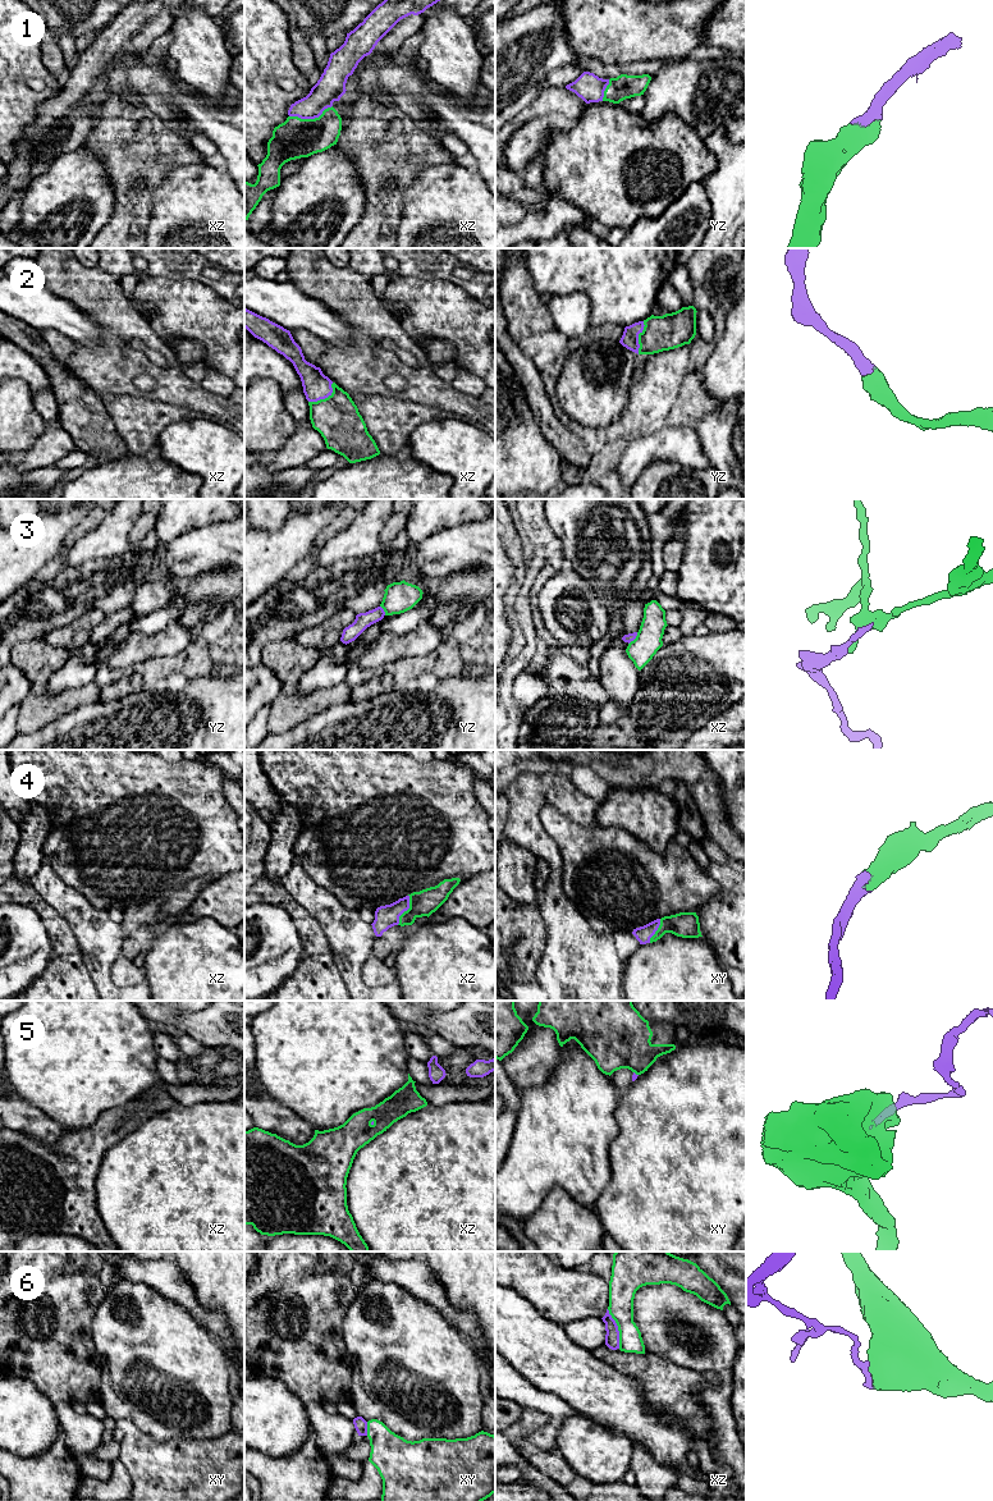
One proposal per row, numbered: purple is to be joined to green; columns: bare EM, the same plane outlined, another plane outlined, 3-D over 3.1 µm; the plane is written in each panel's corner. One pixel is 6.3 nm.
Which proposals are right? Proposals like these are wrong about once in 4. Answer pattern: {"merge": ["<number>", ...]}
{"merge": ["1", "2", "4", "5"]}

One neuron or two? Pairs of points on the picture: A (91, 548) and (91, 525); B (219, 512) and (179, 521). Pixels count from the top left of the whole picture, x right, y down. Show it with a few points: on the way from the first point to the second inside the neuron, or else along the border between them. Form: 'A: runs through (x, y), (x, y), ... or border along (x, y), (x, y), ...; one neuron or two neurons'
A: border along (110, 512), (96, 527), (81, 536), (69, 550); two neurons
B: runs through (209, 513), (190, 513); one neuron

